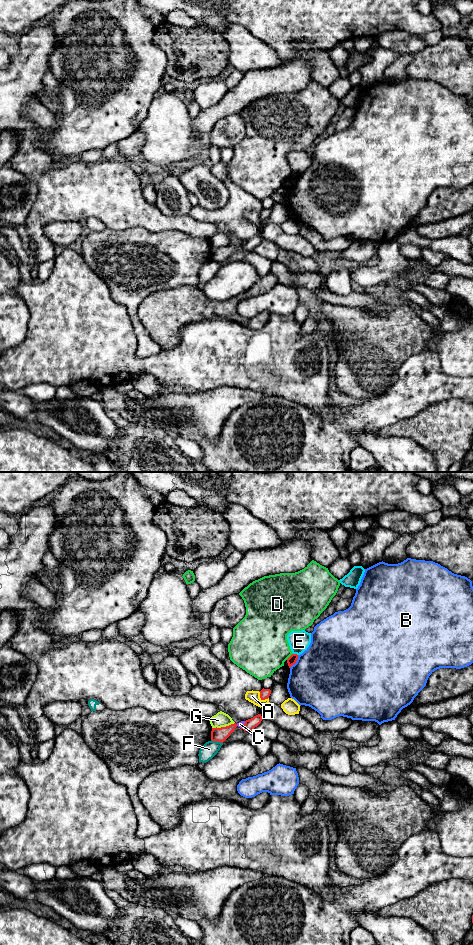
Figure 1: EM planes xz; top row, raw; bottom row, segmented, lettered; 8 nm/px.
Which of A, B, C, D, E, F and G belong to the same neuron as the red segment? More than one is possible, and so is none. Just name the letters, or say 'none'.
none

